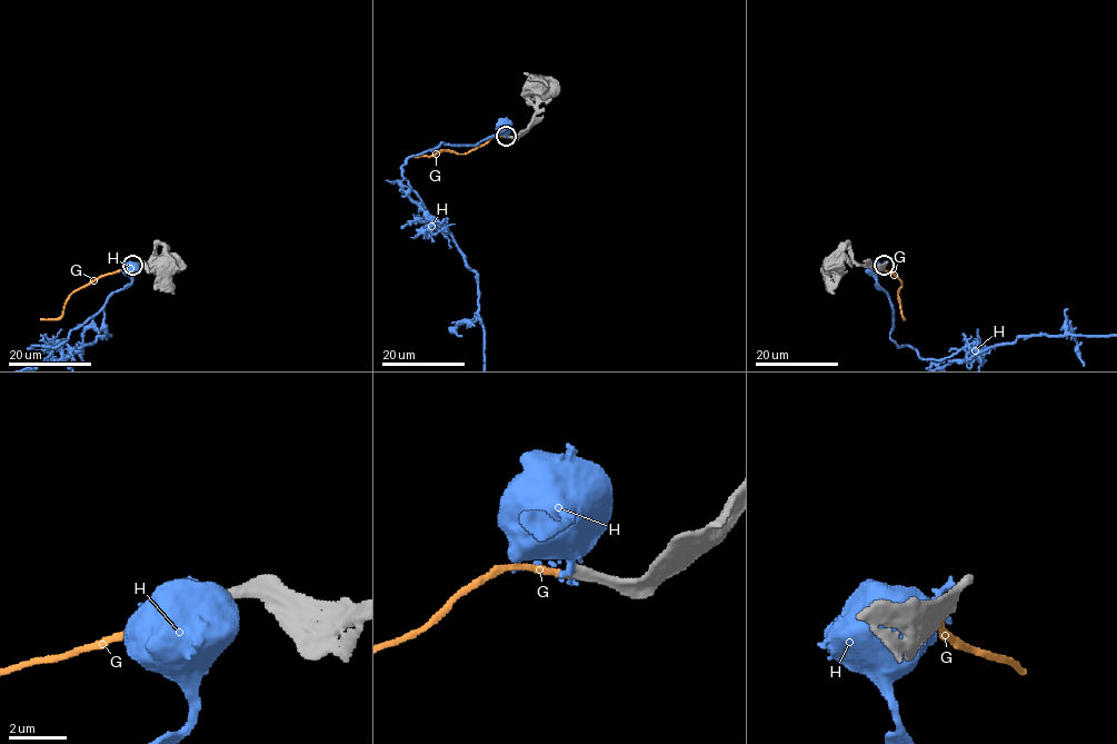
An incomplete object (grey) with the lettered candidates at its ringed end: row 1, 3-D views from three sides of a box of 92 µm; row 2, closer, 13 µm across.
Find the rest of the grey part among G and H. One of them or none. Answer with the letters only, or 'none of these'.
none of these

